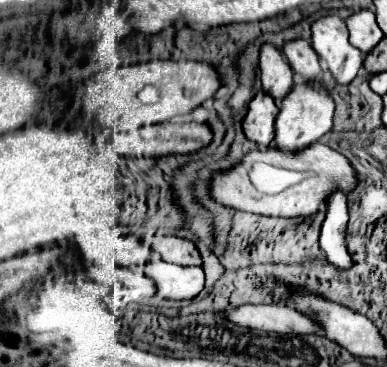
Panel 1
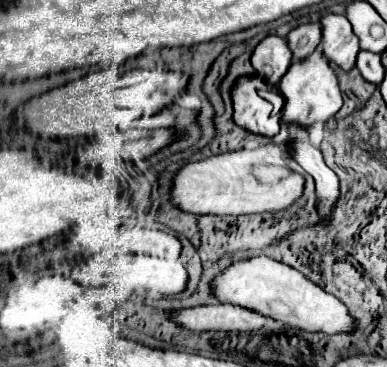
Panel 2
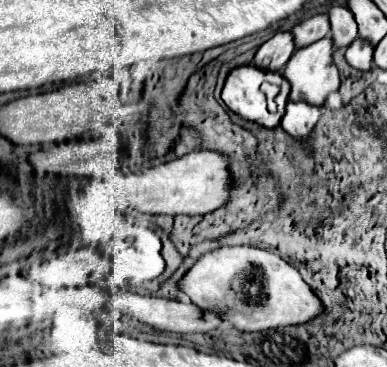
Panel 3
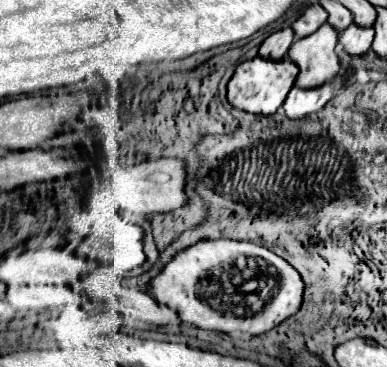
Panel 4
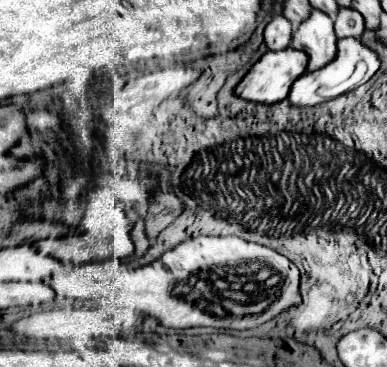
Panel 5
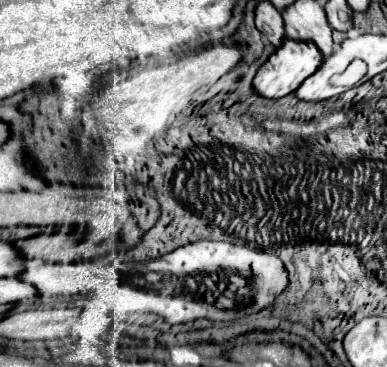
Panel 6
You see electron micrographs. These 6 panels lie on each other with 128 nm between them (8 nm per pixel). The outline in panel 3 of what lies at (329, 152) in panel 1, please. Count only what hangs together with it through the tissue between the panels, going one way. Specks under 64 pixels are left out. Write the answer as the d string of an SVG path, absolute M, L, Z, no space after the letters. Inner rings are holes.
M202 150L202 152L190 152L178 160L172 160L172 162L166 162L166 164L160 164L156 168L150 168L146 172L140 172L140 174L130 174L124 178L124 196L128 200L128 204L138 210L138 212L144 212L144 214L172 214L172 216L178 216L178 214L210 214L222 206L226 206L230 202L230 194L236 186L236 178L232 174L232 168L230 168L230 156L220 156L220 152L208 152L208 150Z

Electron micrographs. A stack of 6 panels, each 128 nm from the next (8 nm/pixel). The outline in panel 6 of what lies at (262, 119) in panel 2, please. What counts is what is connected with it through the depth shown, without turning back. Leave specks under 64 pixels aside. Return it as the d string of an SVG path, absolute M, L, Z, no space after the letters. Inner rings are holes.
M284 40L284 44L258 68L252 86L264 98L292 94L304 78L322 64L322 54L310 42Z

